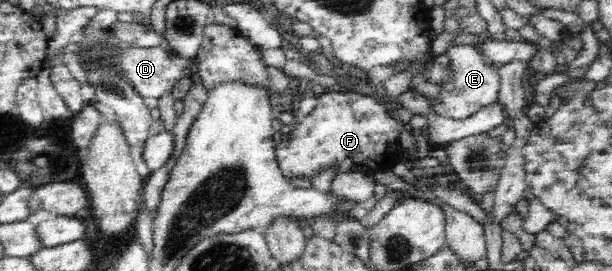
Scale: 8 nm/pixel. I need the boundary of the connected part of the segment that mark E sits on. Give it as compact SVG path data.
M460 43L450 46L447 51L450 54L450 66L454 68L454 78L447 82L443 89L443 99L440 102L430 102L434 114L450 117L451 119L466 119L468 115L478 112L480 107L486 107L488 103L498 100L500 89L500 77L498 67L488 62L480 51L479 44Z

